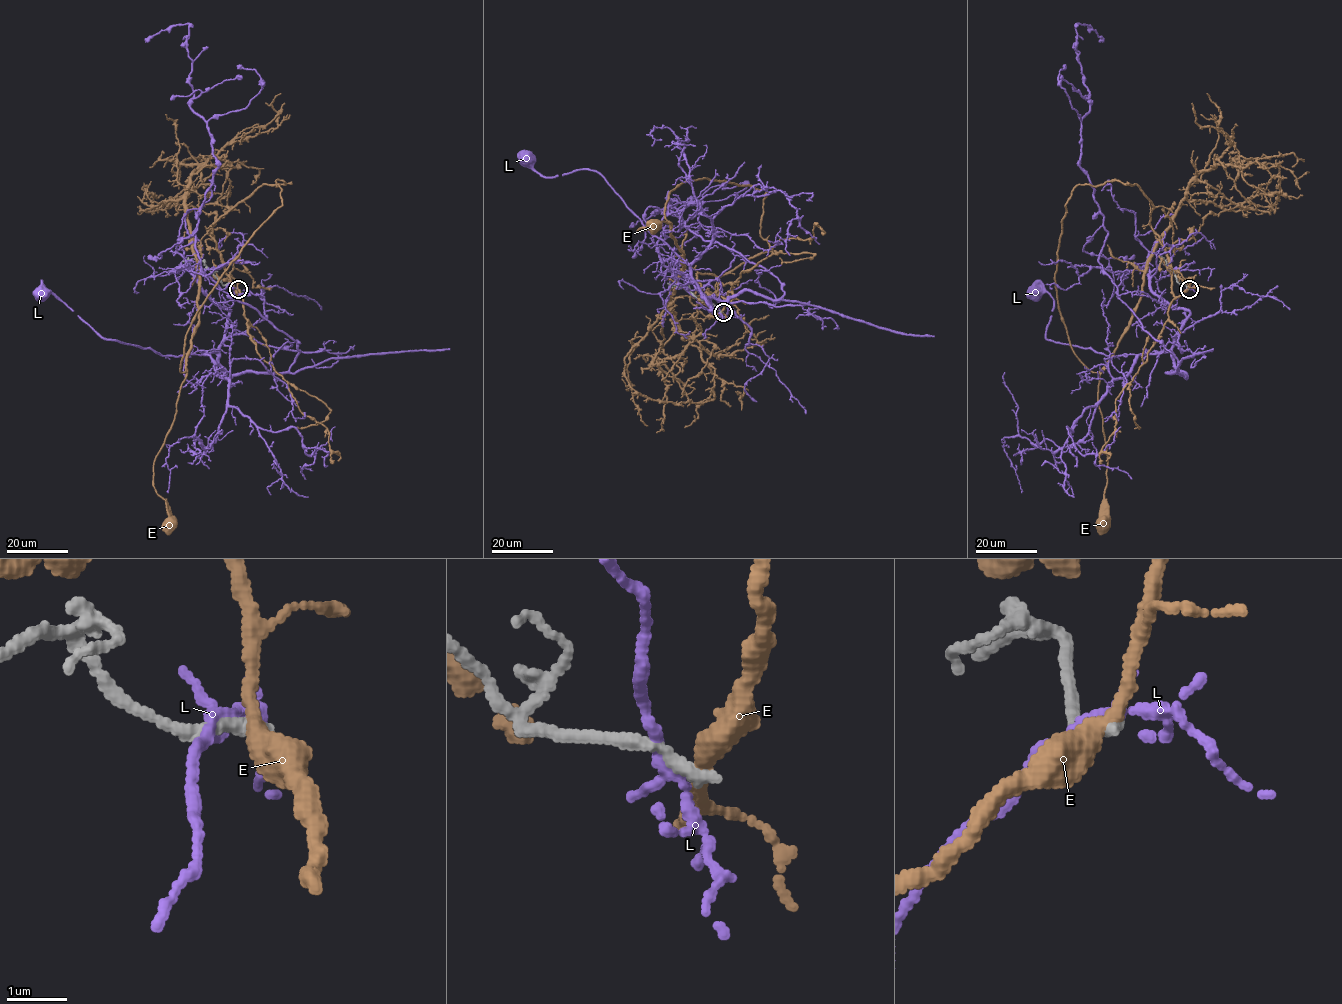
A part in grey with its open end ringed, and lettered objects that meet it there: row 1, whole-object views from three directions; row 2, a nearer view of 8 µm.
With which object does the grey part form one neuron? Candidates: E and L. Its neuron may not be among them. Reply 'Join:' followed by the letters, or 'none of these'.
Join: none of these

